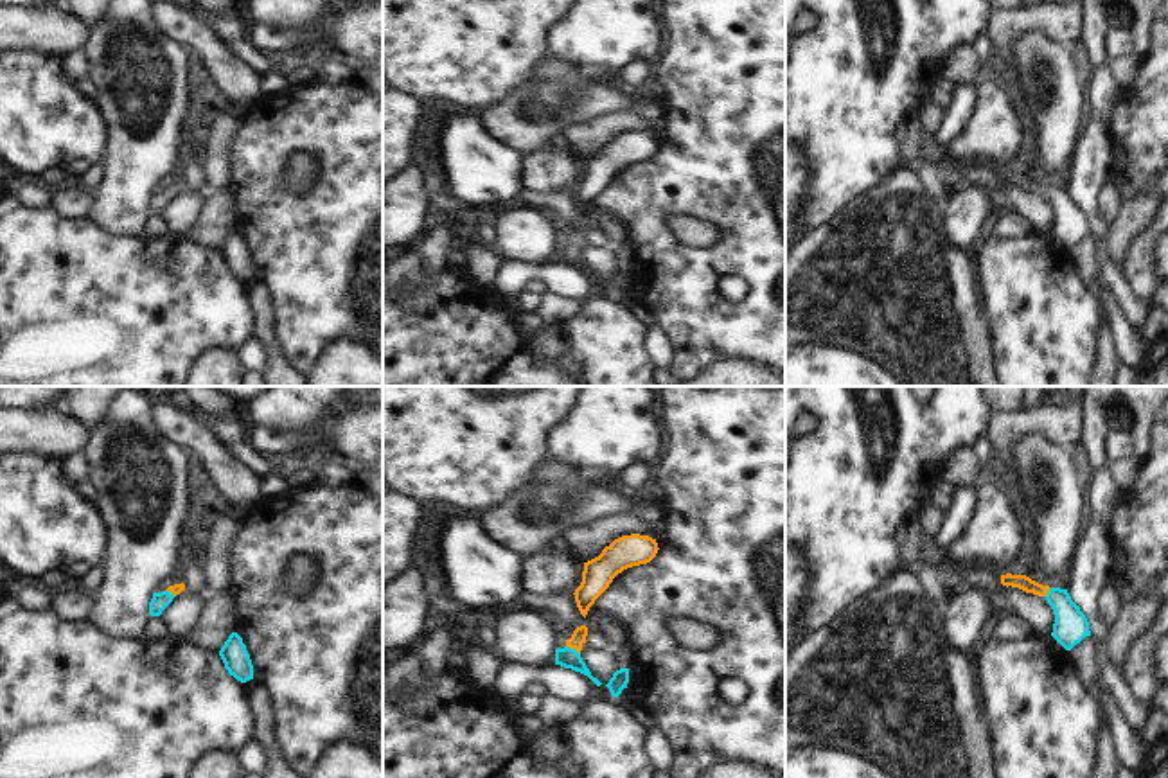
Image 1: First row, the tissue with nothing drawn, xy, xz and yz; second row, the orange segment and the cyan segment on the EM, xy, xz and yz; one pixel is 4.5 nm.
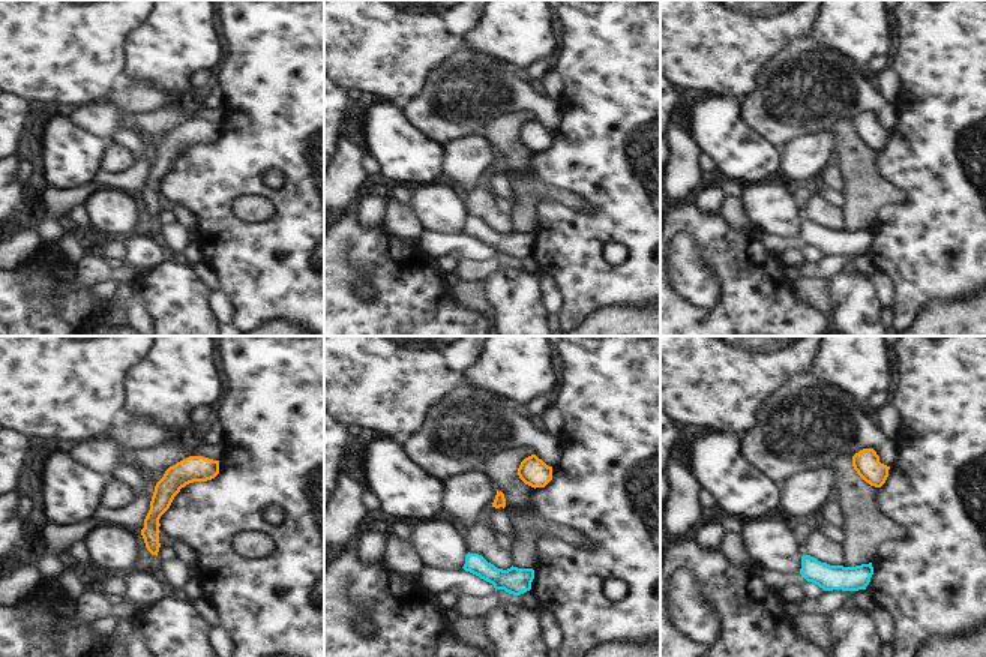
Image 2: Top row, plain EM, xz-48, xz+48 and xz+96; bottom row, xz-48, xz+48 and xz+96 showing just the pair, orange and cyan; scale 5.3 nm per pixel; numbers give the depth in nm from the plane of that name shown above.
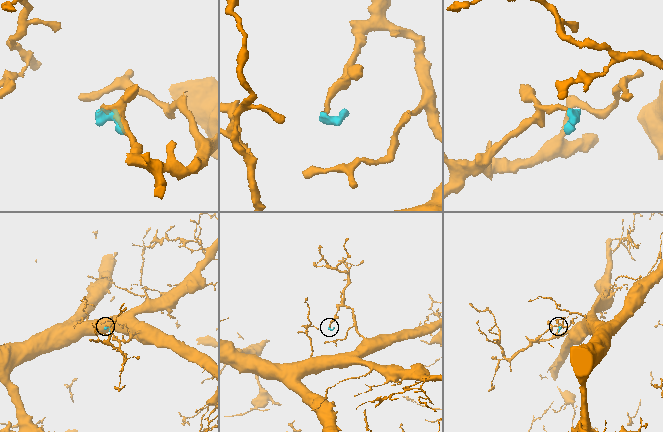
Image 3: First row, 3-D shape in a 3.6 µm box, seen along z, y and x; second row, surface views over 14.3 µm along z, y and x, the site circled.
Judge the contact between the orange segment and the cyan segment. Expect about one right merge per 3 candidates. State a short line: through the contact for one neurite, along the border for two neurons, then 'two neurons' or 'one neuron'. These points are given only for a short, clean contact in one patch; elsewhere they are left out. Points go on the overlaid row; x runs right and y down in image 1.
line xz (579, 635), (574, 647), (568, 658); one neuron

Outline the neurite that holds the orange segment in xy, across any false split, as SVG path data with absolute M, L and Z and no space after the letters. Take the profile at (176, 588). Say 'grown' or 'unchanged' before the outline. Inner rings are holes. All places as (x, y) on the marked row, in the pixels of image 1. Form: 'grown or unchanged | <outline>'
grown | M181 582L181 584L169 586L162 593L153 593L153 598L149 602L149 614L160 616L162 611L173 602L173 598L180 595L183 589L185 589L185 584Z

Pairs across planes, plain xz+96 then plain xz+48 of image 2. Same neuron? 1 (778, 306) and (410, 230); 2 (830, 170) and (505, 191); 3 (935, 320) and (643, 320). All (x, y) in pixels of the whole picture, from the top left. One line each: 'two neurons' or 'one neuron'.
1: two neurons
2: one neuron
3: one neuron

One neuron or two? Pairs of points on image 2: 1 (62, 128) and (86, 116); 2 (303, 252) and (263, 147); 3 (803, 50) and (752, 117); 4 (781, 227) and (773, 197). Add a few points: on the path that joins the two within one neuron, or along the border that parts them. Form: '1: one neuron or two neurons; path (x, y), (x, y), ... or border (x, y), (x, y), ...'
1: two neurons; border (68, 117), (81, 131), (102, 140)
2: one neuron; path (303, 227), (303, 188), (288, 173)
3: one neuron; path (803, 66), (769, 101)
4: one neuron; path (781, 219), (773, 212), (773, 204)

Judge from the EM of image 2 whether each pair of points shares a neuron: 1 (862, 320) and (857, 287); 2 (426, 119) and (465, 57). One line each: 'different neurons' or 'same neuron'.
1: same neuron
2: same neuron

